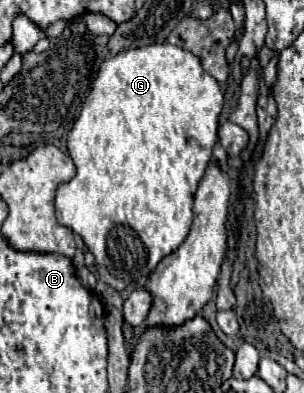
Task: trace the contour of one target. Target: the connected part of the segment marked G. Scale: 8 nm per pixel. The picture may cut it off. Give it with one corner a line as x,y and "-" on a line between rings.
156,43
156,45
148,45
148,47
128,49
128,51
122,51
122,53
114,55
102,63
102,67
100,67
100,71
92,83
92,91
84,101
80,117
76,119
74,127
68,133
68,153
76,165
76,175
68,183
60,185
58,193
56,193
56,217
58,217
58,221
62,225
70,227
74,233
78,233
84,239
90,253
96,257
96,265
104,265
114,277
118,277
126,283
132,283
132,281
146,279
152,273
152,269
160,263
162,257
170,255
170,251
180,247
180,243
186,239
190,225
192,225
194,193
198,189
200,179
206,173
206,167
210,165
212,147
218,139
216,131
218,131
218,123
220,123
222,105
224,105
224,97
222,97
218,81
202,69
202,63
194,53
180,49
176,45

